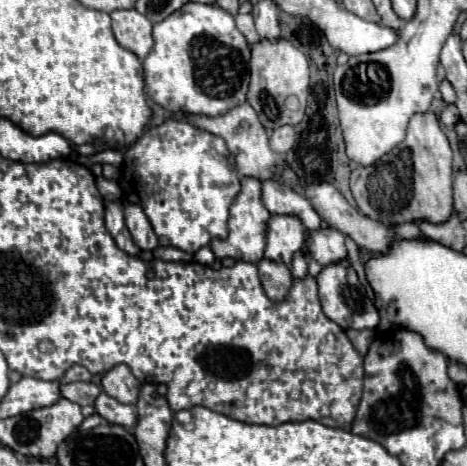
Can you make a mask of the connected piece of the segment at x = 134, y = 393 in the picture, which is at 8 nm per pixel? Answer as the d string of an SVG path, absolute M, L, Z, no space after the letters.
M117 365L115 369L111 369L111 373L105 373L101 387L107 395L125 405L135 405L141 391L141 383L133 377L127 365Z

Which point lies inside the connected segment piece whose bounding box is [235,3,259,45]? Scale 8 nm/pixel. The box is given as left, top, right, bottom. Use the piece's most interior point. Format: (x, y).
(244, 24)

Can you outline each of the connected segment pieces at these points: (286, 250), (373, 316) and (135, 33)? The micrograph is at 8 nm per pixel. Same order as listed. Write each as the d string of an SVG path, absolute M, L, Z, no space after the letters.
M275 217L267 221L265 257L277 263L291 265L293 255L303 245L303 225L297 217Z
M341 261L337 265L327 265L317 277L319 299L323 305L323 313L343 329L375 329L379 325L379 311L373 301L365 295L365 287L357 279L355 269L349 261Z
M125 9L125 11L113 11L113 33L121 47L135 53L139 59L145 59L149 49L153 47L151 37L151 21L141 15L137 9Z

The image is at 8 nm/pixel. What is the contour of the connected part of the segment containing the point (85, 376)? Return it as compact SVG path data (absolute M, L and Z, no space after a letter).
M73 365L67 373L65 373L65 377L61 379L63 383L73 383L73 381L91 381L91 373L85 369L85 367L81 367L81 365Z

